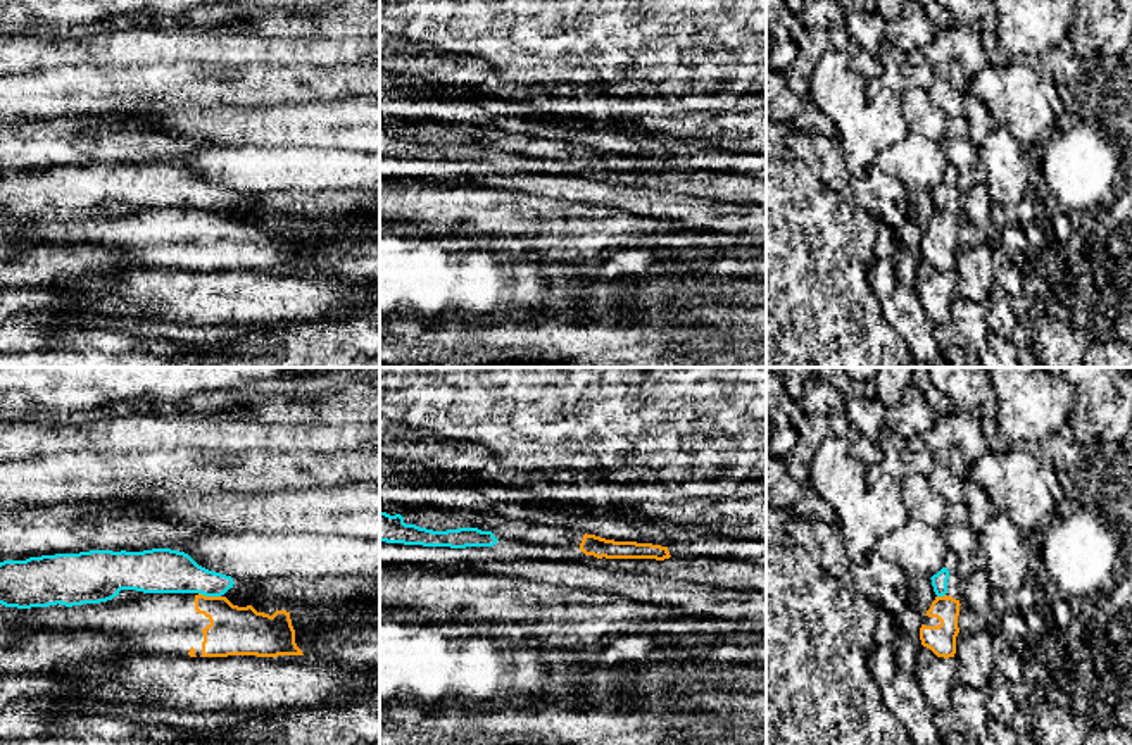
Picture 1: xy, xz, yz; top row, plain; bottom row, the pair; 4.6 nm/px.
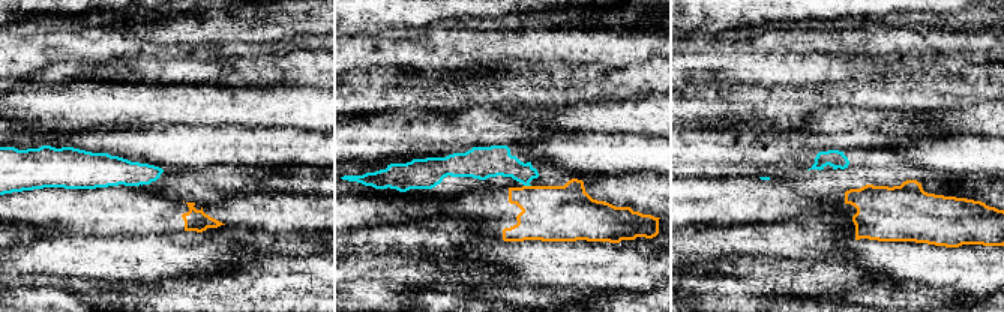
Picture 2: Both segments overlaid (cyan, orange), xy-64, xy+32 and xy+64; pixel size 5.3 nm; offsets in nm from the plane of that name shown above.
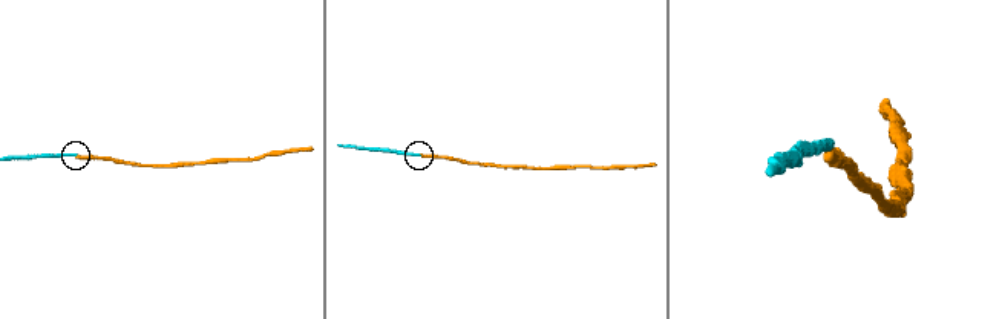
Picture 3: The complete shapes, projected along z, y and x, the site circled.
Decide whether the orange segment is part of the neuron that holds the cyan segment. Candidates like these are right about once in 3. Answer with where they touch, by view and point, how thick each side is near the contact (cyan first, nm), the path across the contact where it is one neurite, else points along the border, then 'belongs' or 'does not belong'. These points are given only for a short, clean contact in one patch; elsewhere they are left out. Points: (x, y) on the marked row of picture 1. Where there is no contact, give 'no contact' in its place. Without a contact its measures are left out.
xy (209, 595) | 200/220 nm | along xy (199, 592), (220, 597) | does not belong

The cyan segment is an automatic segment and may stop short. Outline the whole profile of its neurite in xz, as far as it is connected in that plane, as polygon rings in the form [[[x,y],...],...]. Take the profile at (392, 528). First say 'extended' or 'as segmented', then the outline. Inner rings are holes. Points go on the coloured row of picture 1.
as segmented; [[[380,512],[380,542],[466,548],[494,547],[499,540],[492,531],[481,531],[478,528],[433,531],[416,524],[406,524],[400,514],[390,516],[387,512]]]

